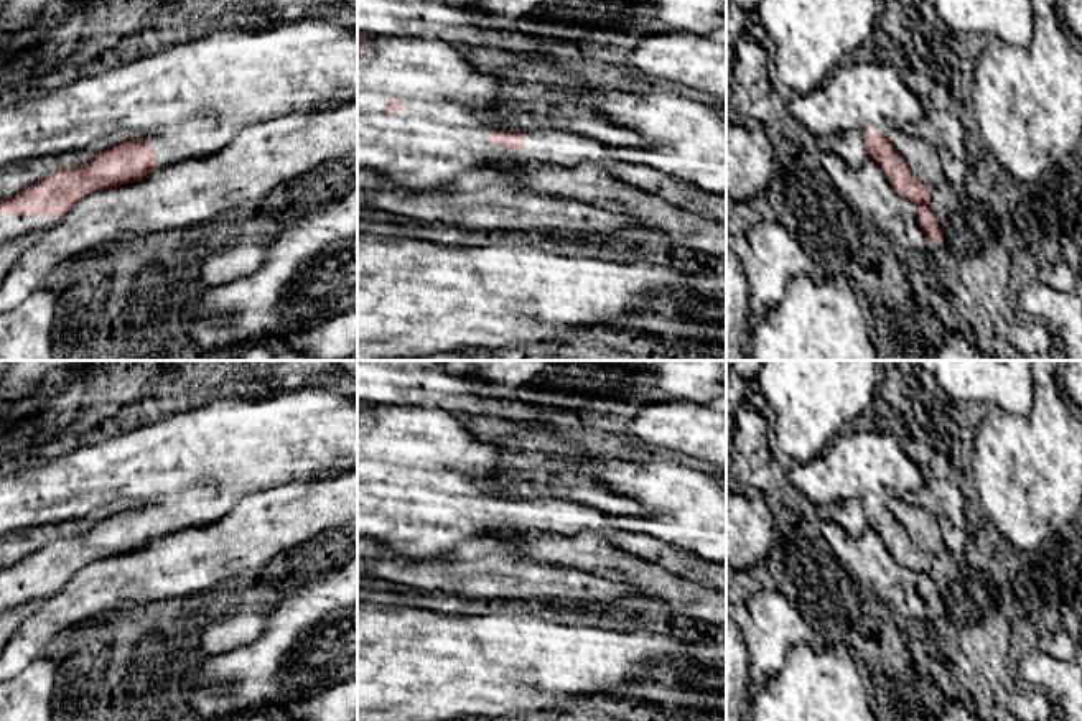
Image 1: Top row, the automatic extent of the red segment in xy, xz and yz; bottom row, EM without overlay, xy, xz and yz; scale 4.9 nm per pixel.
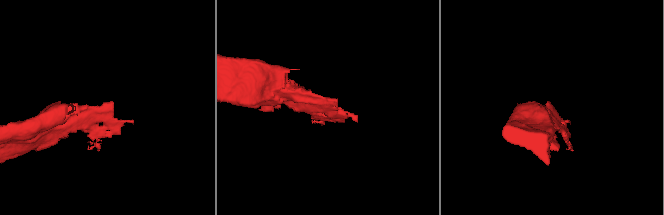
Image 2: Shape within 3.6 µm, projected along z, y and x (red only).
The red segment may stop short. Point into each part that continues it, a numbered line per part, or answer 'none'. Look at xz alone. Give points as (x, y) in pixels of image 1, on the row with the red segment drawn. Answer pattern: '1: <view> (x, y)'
1: xz (437, 135)

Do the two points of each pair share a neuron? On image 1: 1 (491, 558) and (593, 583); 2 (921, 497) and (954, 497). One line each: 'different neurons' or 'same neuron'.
1: same neuron
2: same neuron

